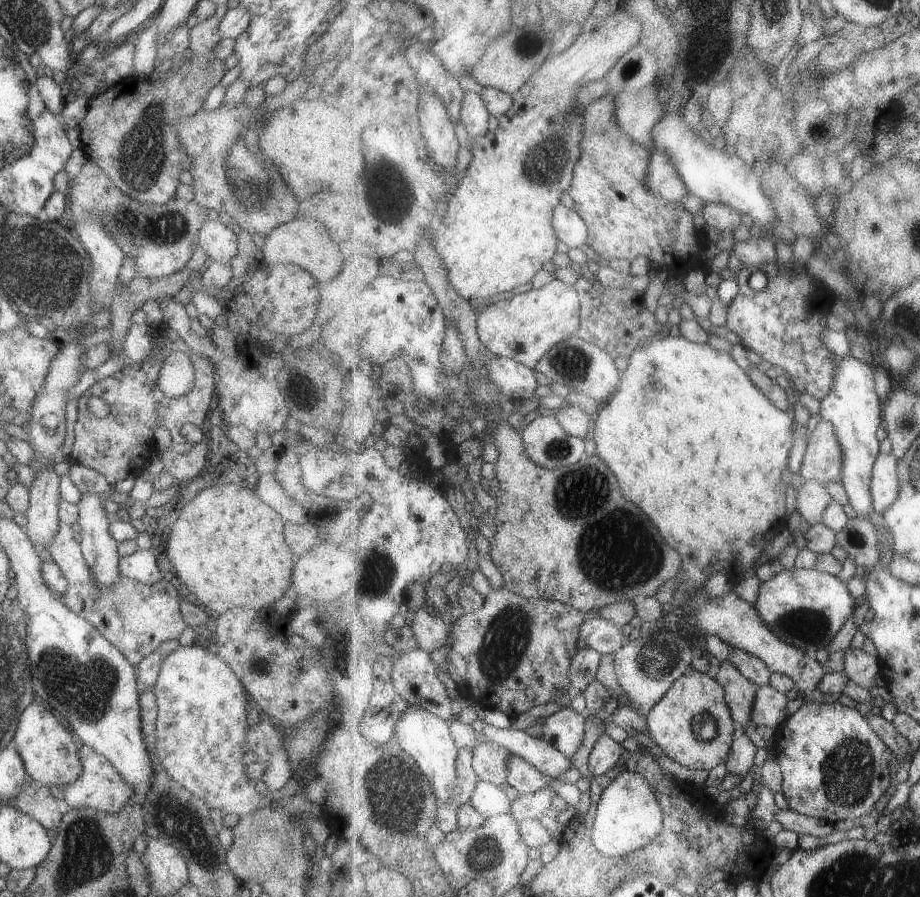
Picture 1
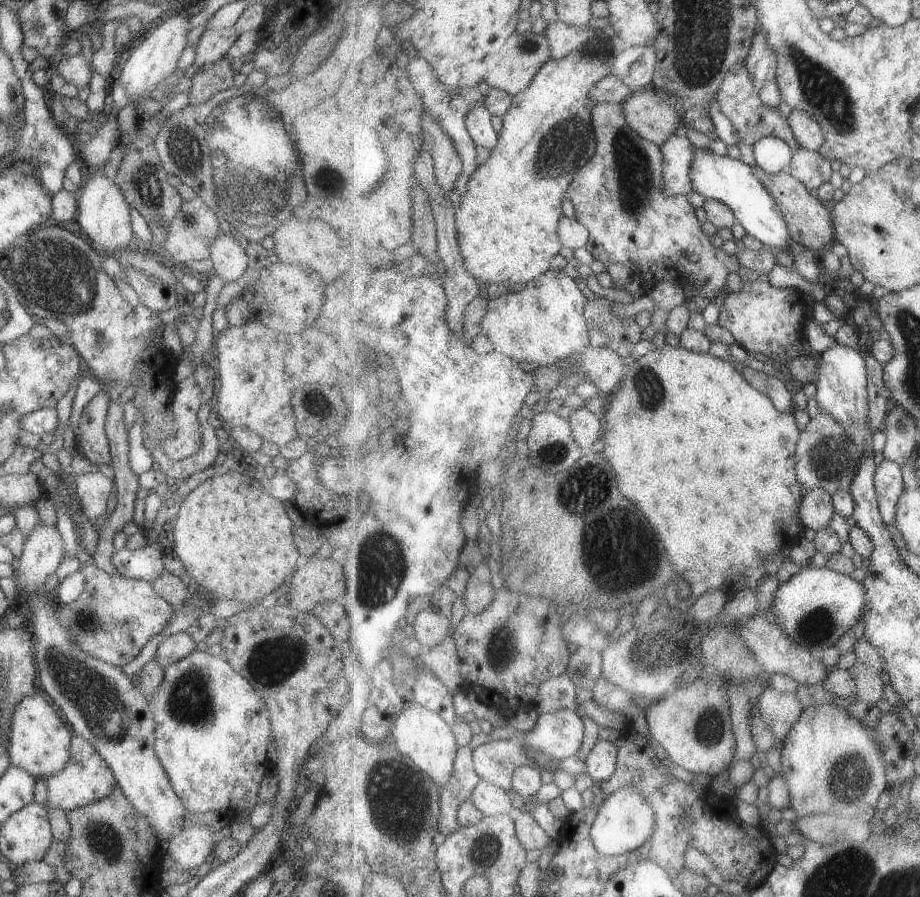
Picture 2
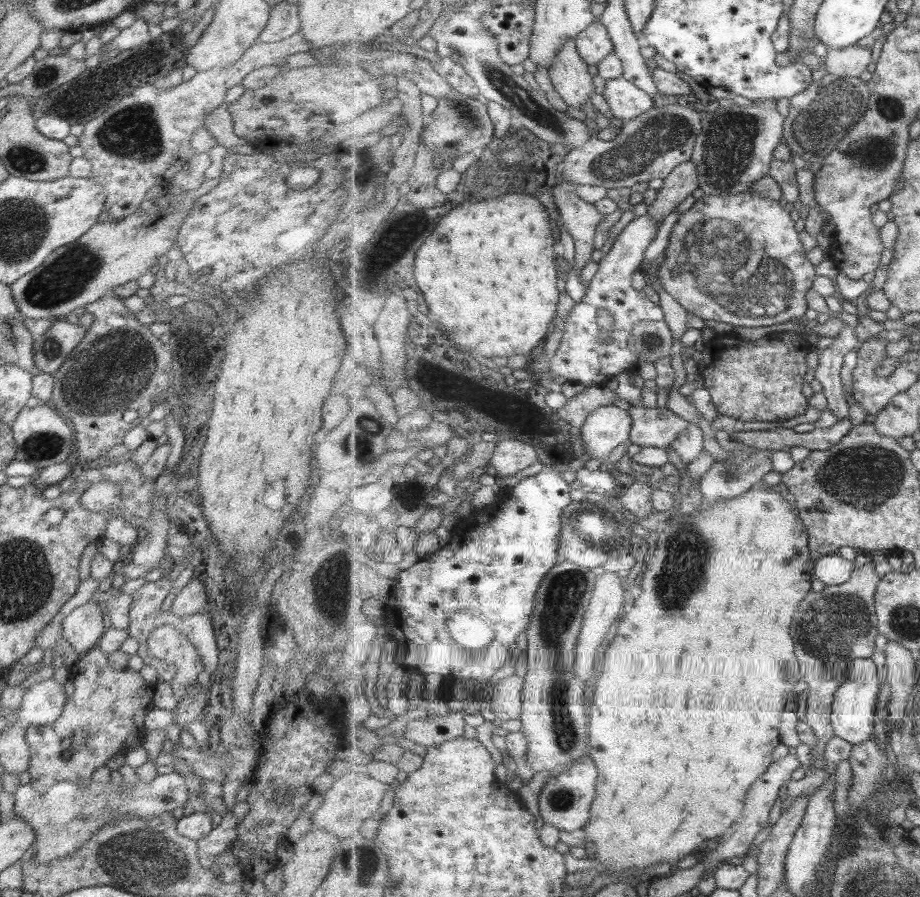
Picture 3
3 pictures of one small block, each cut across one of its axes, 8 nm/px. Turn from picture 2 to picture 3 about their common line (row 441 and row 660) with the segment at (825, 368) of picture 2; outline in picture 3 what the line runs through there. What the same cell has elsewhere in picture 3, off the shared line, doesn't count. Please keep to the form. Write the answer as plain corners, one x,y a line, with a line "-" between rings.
870,659
852,660
847,672
847,682
835,694
836,698
832,705
832,722
836,736
844,739
852,747
874,736
877,698
880,692
879,686
883,682
880,681
881,676
877,672
875,662

